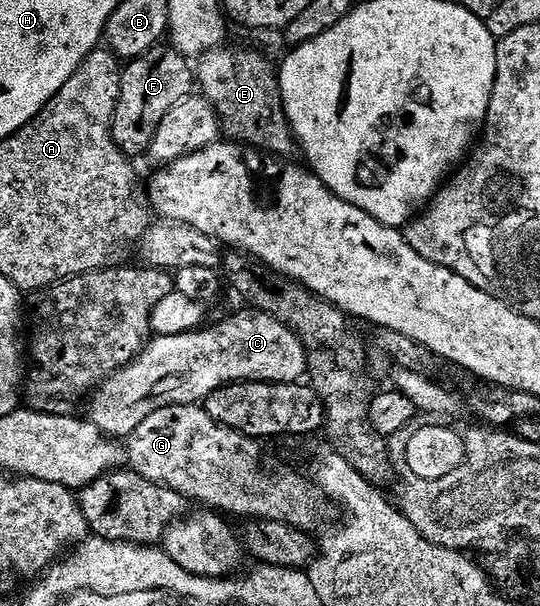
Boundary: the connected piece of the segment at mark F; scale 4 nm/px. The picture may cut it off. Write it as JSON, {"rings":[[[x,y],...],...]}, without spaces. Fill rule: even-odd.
{"rings":[[[156,47],[144,57],[130,62],[119,79],[119,102],[111,120],[111,138],[115,140],[124,157],[136,159],[148,152],[151,141],[161,127],[161,119],[193,93],[193,69],[188,58],[174,47]]]}

